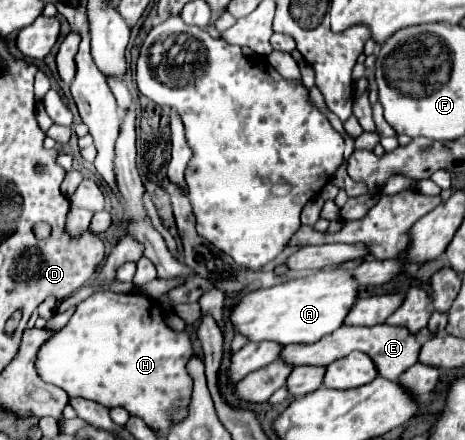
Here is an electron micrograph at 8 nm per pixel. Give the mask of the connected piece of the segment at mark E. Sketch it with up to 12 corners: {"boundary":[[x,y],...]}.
{"boundary":[[342,326],[312,344],[286,344],[288,366],[326,366],[355,350],[396,380],[418,362],[402,326]]}

